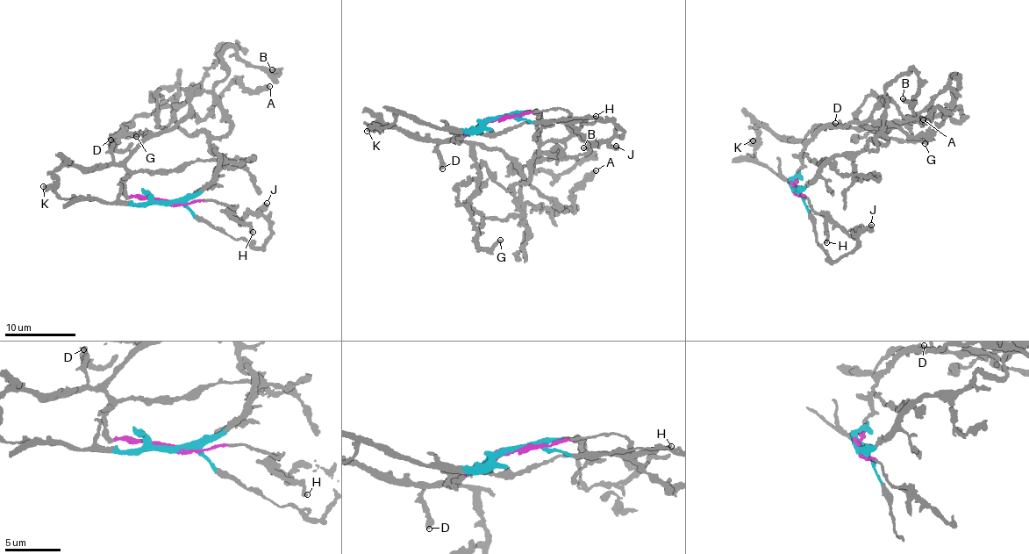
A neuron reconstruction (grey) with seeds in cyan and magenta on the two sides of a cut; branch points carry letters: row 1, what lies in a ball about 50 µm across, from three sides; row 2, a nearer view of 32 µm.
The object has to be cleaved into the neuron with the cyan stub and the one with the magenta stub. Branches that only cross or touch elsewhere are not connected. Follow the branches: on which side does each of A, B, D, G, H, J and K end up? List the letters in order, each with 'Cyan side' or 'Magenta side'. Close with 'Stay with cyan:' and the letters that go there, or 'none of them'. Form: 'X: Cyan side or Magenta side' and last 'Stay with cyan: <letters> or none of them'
A: Magenta side
B: Cyan side
D: Magenta side
G: Magenta side
H: Magenta side
J: Cyan side
K: Cyan side
Stay with cyan: B, J, K

